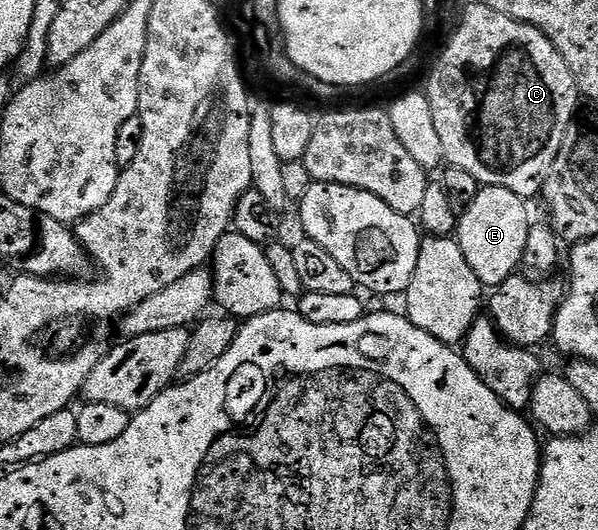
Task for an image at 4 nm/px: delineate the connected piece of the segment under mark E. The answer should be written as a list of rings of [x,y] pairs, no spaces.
[[[483,187],[479,196],[466,204],[460,214],[457,238],[465,253],[465,261],[469,261],[469,269],[477,273],[484,288],[499,287],[509,276],[520,270],[525,241],[529,241],[529,229],[533,222],[527,207],[525,200],[509,189]]]

